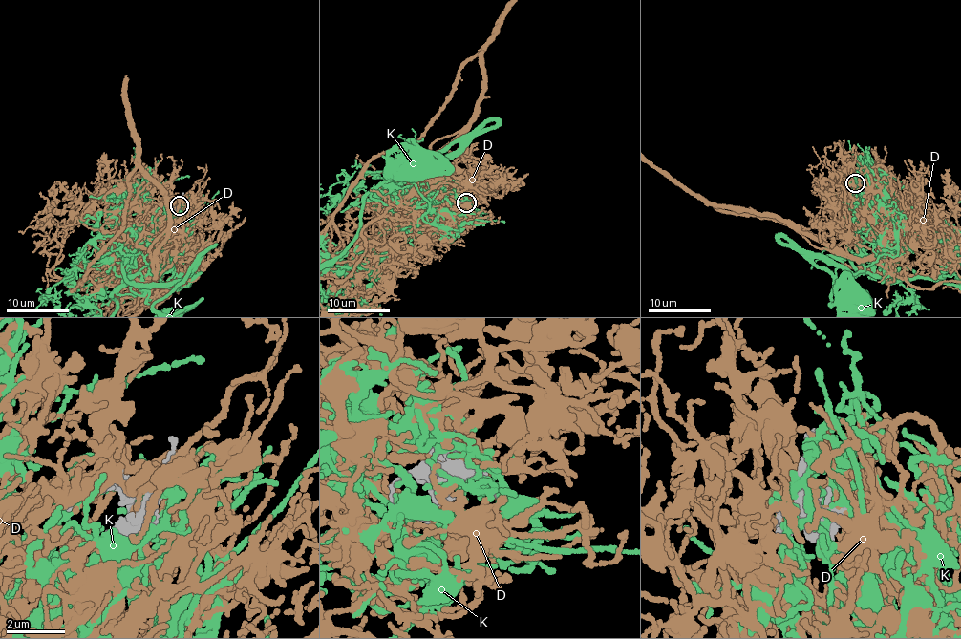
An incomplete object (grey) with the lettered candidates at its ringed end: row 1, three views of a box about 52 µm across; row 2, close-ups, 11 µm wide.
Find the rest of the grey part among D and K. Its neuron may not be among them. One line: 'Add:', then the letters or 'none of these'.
Add: K

